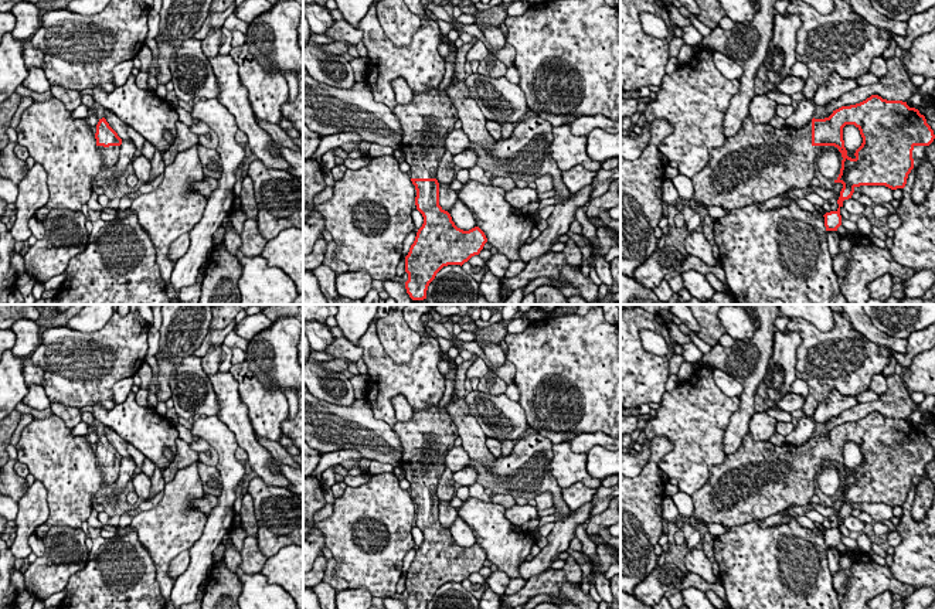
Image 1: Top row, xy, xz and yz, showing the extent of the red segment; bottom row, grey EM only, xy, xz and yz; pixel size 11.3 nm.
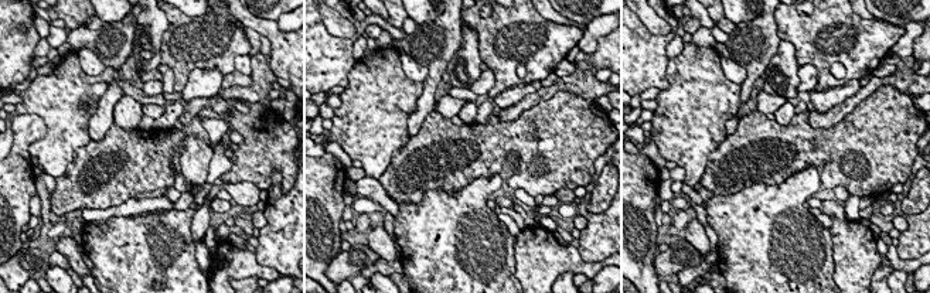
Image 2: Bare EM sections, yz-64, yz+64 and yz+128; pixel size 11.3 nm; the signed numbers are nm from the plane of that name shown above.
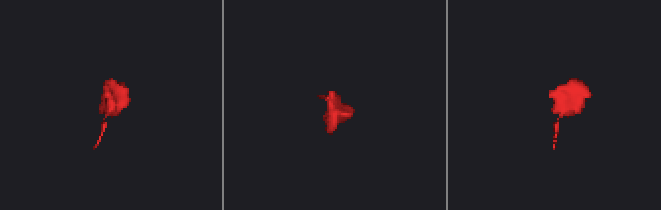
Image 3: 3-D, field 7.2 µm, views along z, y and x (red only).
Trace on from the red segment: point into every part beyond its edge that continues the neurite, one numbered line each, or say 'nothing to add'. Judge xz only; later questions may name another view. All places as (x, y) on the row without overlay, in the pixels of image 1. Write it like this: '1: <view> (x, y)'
1: xz (427, 439)

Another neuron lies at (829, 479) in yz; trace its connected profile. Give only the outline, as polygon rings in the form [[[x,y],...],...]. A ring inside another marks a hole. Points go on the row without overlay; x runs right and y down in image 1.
[[[824,463],[816,477],[817,487],[829,497],[837,497],[842,486],[842,470],[834,463]]]

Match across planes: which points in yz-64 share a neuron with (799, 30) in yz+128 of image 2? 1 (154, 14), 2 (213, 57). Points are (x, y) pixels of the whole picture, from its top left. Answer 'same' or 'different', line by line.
1: different
2: same

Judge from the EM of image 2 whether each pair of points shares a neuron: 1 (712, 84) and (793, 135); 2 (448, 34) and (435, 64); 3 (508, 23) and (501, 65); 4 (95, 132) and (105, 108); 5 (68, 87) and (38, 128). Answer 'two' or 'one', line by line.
1: two
2: one
3: one
4: one
5: two

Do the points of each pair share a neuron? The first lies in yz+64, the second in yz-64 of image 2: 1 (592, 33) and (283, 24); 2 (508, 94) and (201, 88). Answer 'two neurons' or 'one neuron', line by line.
1: one neuron
2: one neuron

